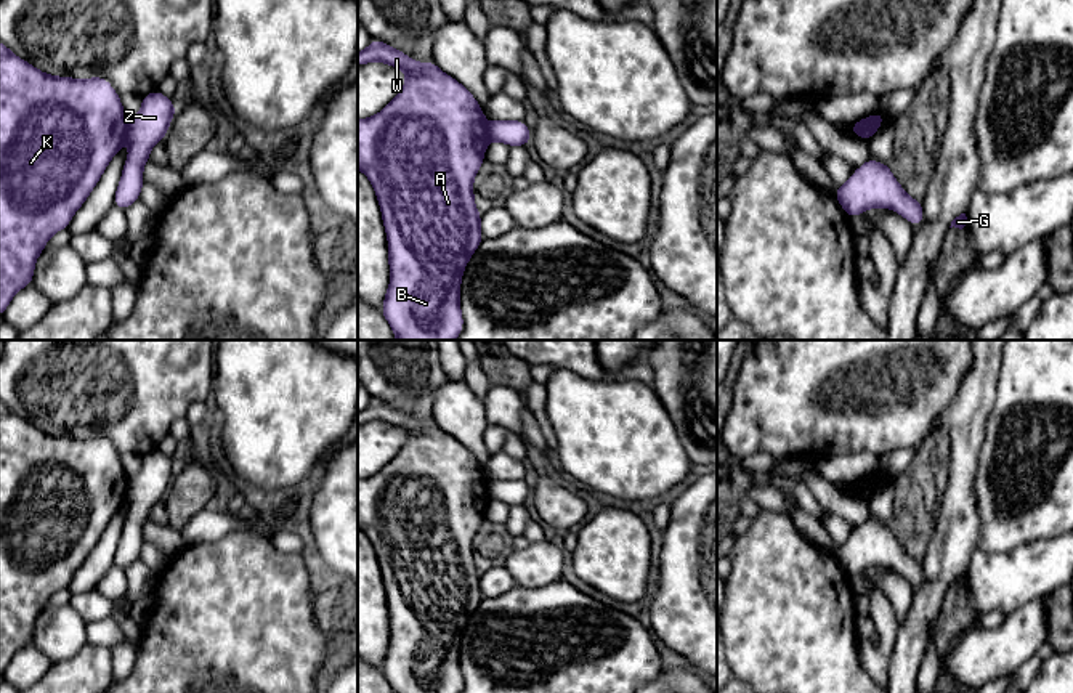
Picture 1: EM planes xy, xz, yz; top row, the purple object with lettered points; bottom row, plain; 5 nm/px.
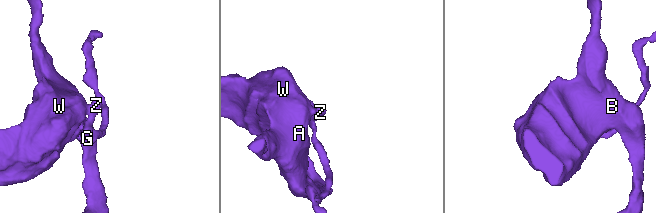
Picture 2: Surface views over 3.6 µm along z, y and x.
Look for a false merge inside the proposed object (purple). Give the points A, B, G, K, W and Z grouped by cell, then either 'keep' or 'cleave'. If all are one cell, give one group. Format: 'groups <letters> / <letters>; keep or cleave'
groups A B K W / G Z; cleave

